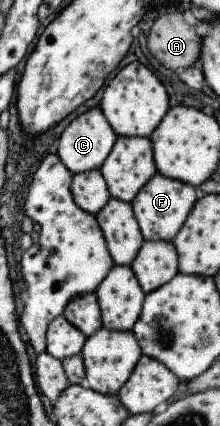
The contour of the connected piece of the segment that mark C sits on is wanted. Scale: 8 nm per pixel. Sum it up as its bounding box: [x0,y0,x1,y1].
[55,107,116,174]

